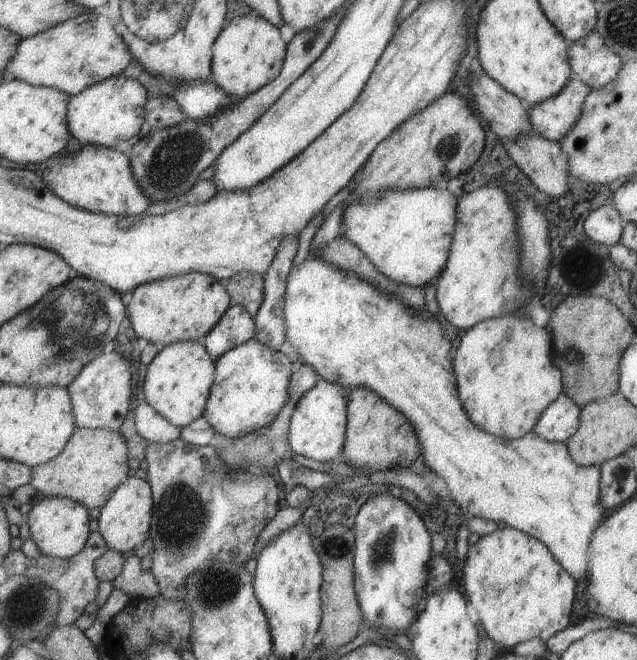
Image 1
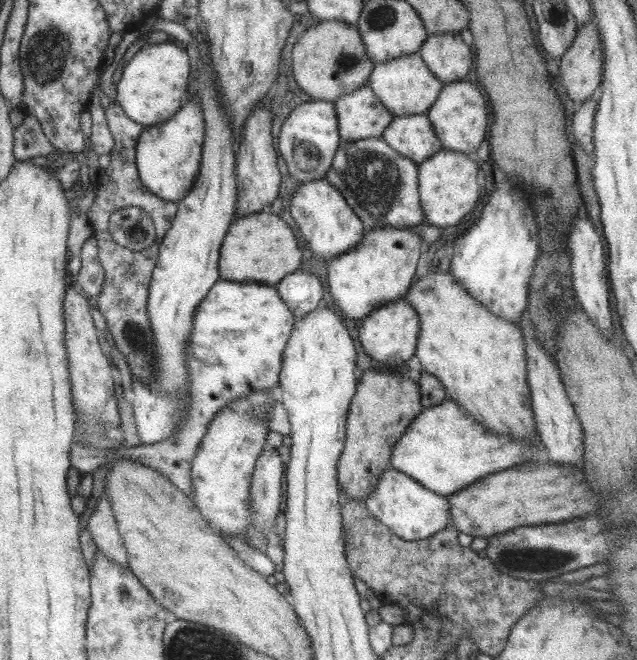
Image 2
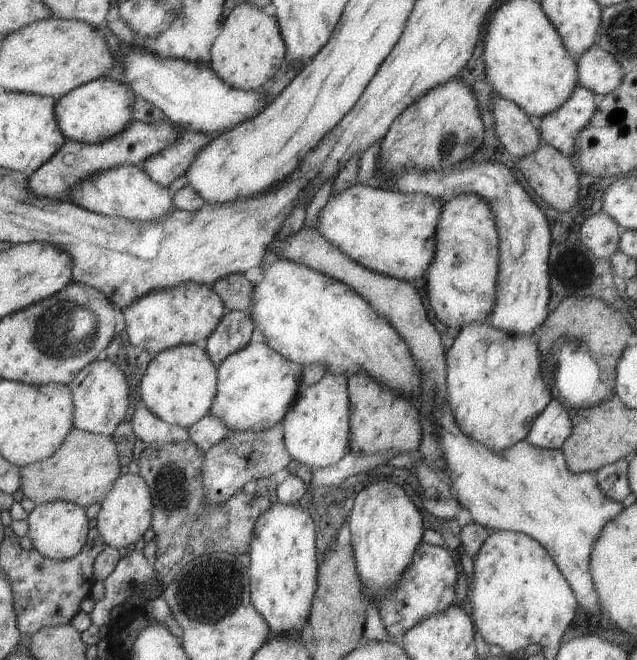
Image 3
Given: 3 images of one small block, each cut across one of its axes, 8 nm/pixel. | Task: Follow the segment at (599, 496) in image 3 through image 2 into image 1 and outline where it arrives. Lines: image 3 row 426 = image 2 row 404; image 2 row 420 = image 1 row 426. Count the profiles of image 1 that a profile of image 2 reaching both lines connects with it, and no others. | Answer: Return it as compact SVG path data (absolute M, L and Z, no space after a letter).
M315 257L314 259L306 258L299 266L291 267L287 273L286 291L284 294L283 305L284 329L286 341L292 345L303 364L312 366L317 373L318 378L325 379L333 384L343 385L356 389L361 387L373 391L379 398L382 398L389 406L398 410L407 422L414 428L418 445L420 446L420 454L423 456L424 464L437 476L444 480L444 484L448 488L449 498L457 504L459 510L465 514L465 518L469 516L479 516L479 519L492 520L496 524L503 522L507 527L516 528L529 536L536 538L542 542L551 554L555 556L555 560L576 580L576 582L584 581L587 576L587 548L591 540L592 532L601 524L605 518L605 510L600 505L600 465L581 466L572 462L565 443L549 442L543 440L532 431L525 433L516 439L504 439L493 436L488 432L483 432L477 428L465 414L461 402L459 402L458 392L455 388L455 373L452 367L453 348L450 338L446 335L443 325L426 308L416 311L413 307L408 307L403 300L397 295L390 292L380 291L371 281L352 275L349 271L343 270L325 259Z

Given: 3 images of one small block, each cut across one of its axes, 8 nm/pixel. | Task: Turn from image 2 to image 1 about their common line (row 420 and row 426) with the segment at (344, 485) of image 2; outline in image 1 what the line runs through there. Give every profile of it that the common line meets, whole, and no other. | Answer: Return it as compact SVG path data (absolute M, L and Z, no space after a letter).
M351 388L346 396L346 429L340 460L351 469L367 472L409 468L420 455L420 446L414 428L398 410L389 406L373 391Z

